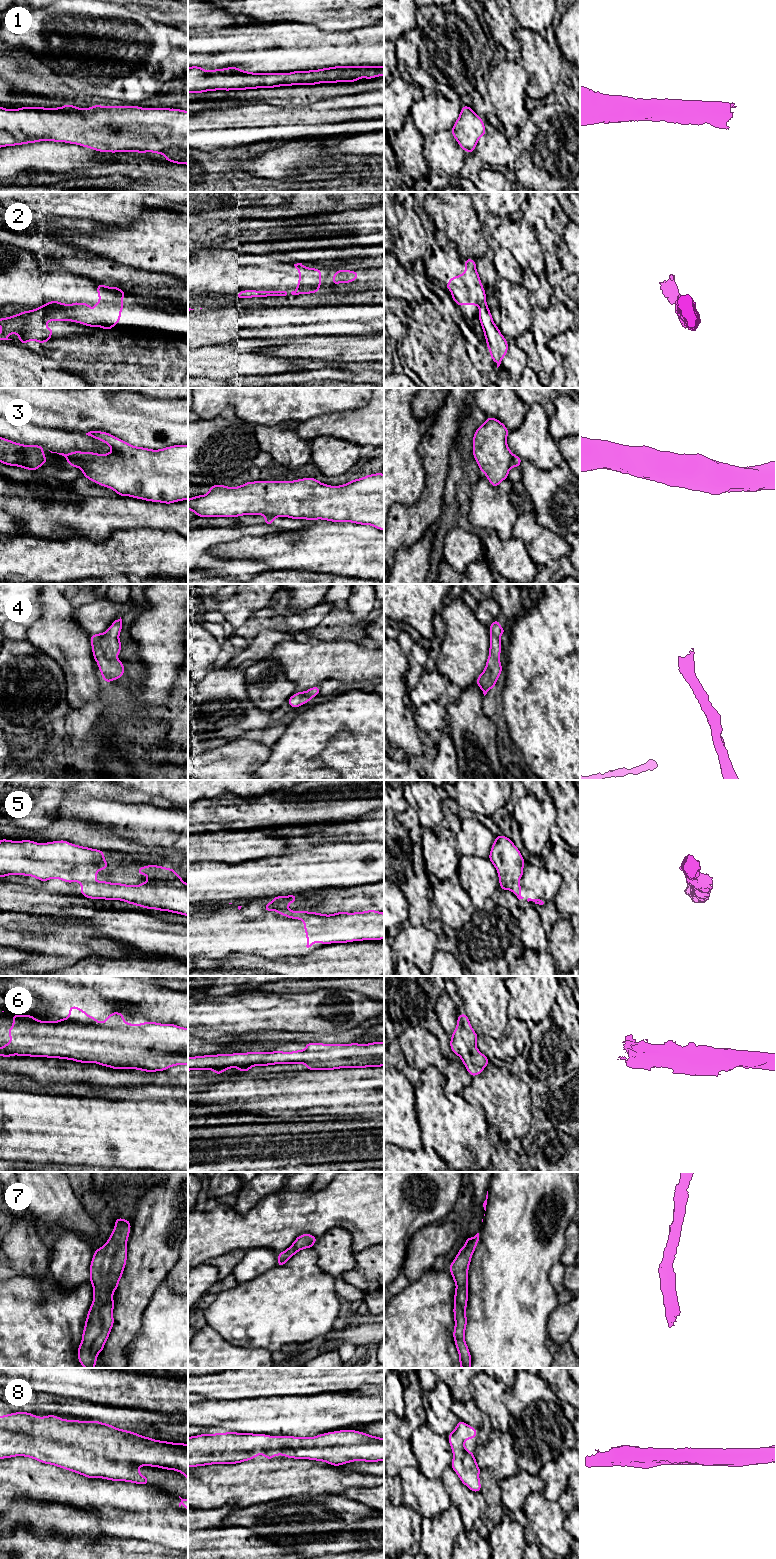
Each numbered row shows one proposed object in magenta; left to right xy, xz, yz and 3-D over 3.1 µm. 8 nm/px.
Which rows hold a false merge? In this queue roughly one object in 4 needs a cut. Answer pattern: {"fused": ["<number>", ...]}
{"fused": ["2", "3", "5"]}

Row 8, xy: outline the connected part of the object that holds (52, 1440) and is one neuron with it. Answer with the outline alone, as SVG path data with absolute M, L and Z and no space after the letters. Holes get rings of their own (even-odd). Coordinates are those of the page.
M28 1412L0 1416L0 1459L16 1456L30 1457L41 1463L51 1464L87 1478L103 1478L148 1485L149 1479L144 1477L138 1468L151 1466L178 1471L187 1477L188 1482L187 1444L155 1440L100 1421L66 1420L56 1415L39 1417Z

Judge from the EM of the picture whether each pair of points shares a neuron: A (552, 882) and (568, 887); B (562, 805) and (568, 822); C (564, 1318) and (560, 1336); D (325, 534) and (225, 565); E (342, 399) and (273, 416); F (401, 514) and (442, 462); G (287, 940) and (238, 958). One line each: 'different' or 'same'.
A: different
B: same
C: same
D: different
E: same
F: same
G: different

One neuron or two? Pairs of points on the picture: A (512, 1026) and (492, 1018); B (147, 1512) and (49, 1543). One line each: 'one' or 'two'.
A: two
B: two

